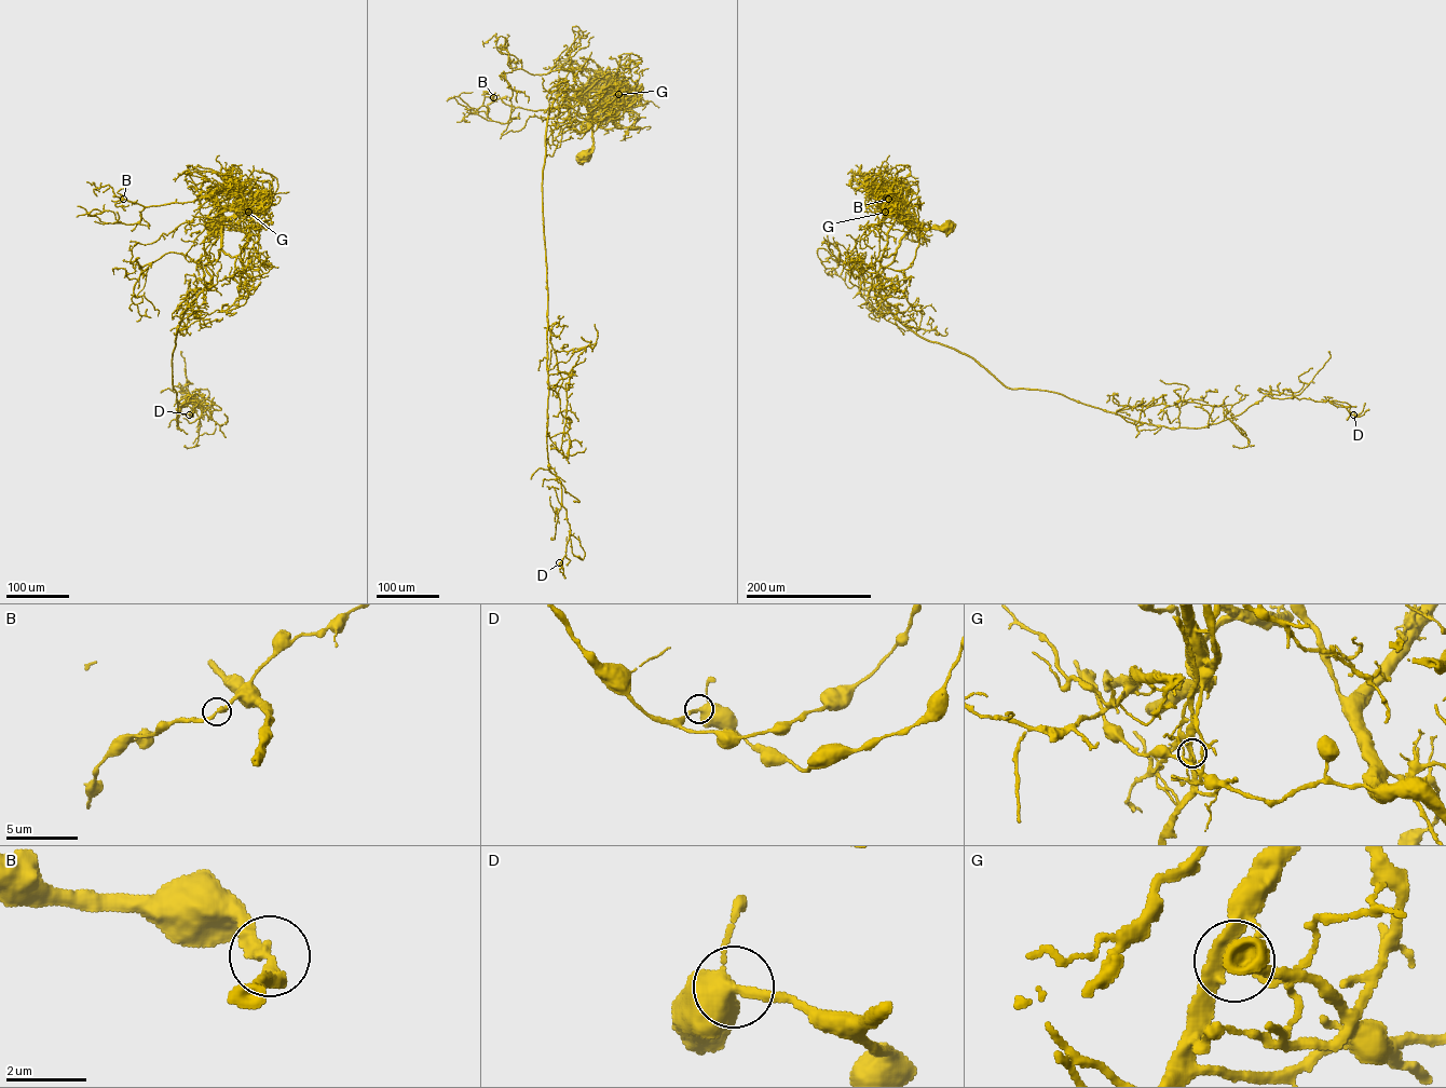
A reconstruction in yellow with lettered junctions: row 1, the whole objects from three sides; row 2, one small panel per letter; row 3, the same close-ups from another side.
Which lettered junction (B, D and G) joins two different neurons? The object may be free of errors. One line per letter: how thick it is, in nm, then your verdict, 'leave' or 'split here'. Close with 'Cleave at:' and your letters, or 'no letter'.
B: calibre 280 nm; leave
D: calibre 360 nm; leave
G: calibre 280 nm; split here
Cleave at: G

